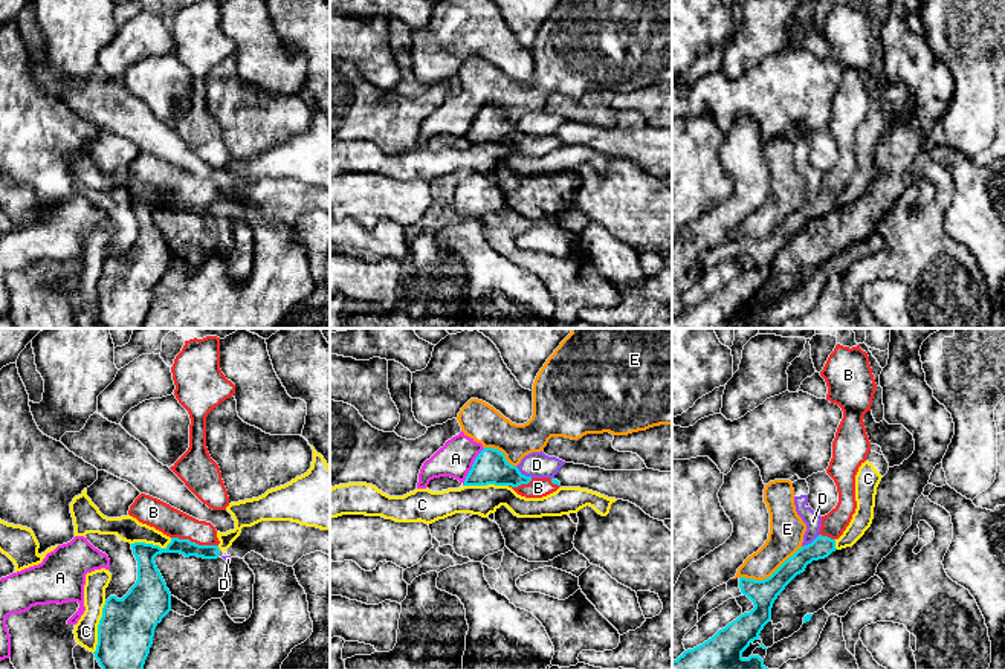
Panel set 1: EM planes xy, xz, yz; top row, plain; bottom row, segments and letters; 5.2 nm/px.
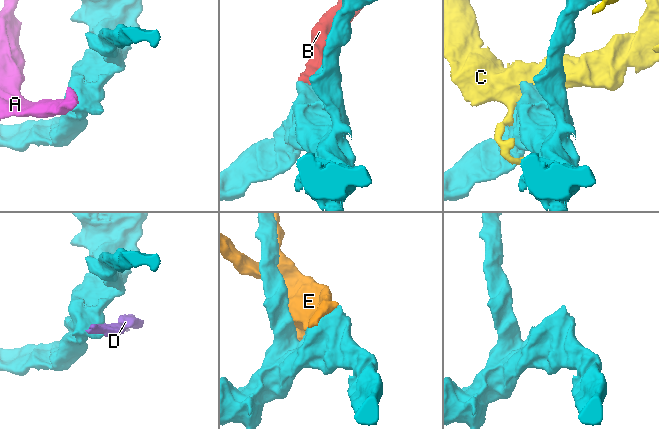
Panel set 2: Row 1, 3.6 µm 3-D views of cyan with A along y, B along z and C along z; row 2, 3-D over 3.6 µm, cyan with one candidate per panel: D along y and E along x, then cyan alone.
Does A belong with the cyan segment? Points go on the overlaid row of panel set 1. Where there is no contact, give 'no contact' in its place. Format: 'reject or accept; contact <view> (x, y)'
reject; contact xz (472, 466)

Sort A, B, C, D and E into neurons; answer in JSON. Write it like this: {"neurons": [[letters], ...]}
{"neurons": [["A", "E"], ["B"], ["C"], ["D"]]}

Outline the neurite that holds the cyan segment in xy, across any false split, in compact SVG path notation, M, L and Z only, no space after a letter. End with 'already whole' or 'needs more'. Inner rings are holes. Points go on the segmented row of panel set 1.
M141 493L130 506L128 515L170 536L171 542L165 548L145 542L131 544L137 561L137 580L122 599L110 596L105 600L98 625L98 645L93 654L102 669L144 669L154 629L171 611L171 593L156 567L154 558L162 553L180 553L185 558L217 559L220 550L217 530L211 522L199 521L150 495Z; needs more

